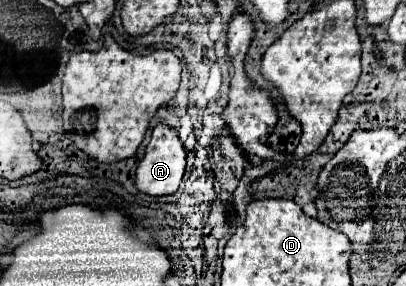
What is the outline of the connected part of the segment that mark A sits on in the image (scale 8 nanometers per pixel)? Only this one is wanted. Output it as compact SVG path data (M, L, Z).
M158 124L152 130L152 138L150 138L150 144L146 146L146 154L138 164L134 184L142 194L168 196L178 190L182 176L184 176L184 168L186 168L186 150L184 150L178 134L172 128L168 128L166 124Z

